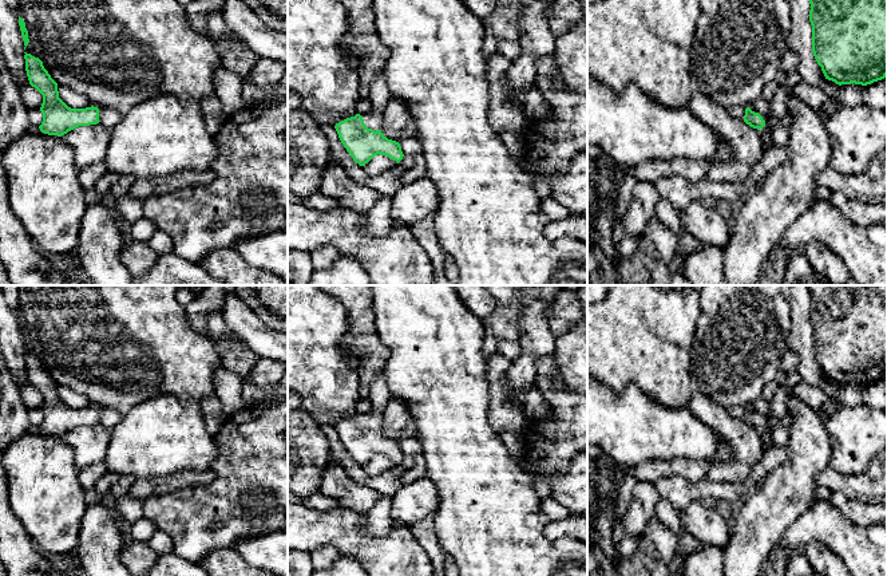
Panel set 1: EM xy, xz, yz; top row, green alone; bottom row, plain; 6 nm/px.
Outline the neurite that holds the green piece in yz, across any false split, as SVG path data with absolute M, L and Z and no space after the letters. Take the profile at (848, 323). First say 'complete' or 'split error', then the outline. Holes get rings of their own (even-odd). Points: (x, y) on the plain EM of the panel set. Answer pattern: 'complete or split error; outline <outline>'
complete; outline M807 285L812 352L825 379L867 386L887 376L887 285Z

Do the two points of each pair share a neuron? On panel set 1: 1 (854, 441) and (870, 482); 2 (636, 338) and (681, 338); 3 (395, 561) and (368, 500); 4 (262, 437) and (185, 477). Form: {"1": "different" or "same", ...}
{"1": "different", "2": "same", "3": "different", "4": "different"}

